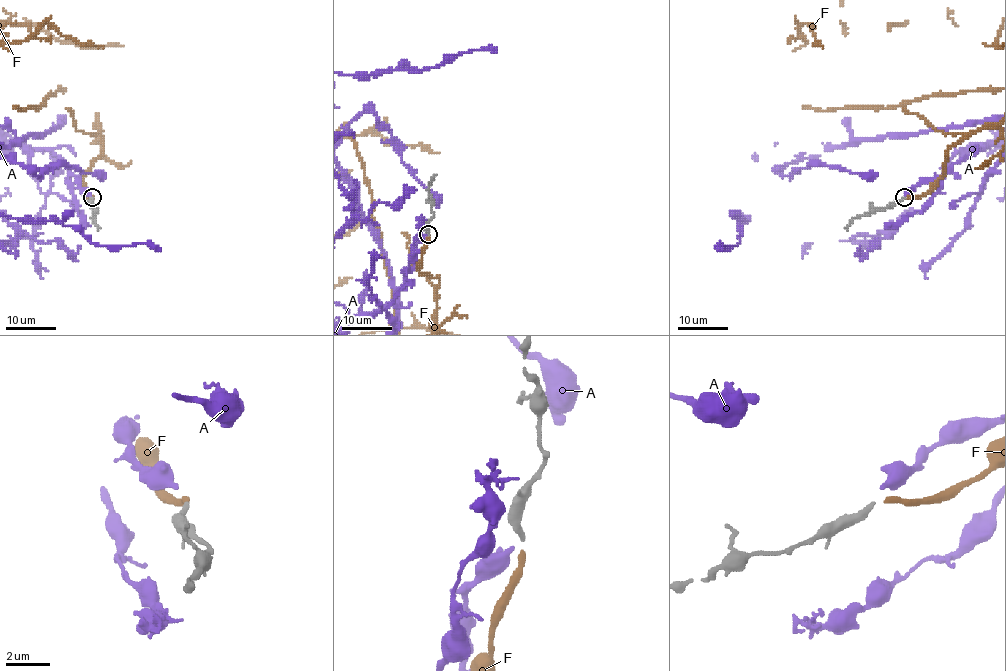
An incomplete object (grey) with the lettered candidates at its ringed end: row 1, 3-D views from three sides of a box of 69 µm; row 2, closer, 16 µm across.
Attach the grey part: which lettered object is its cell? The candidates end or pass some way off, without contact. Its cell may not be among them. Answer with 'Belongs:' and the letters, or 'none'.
Belongs: F

